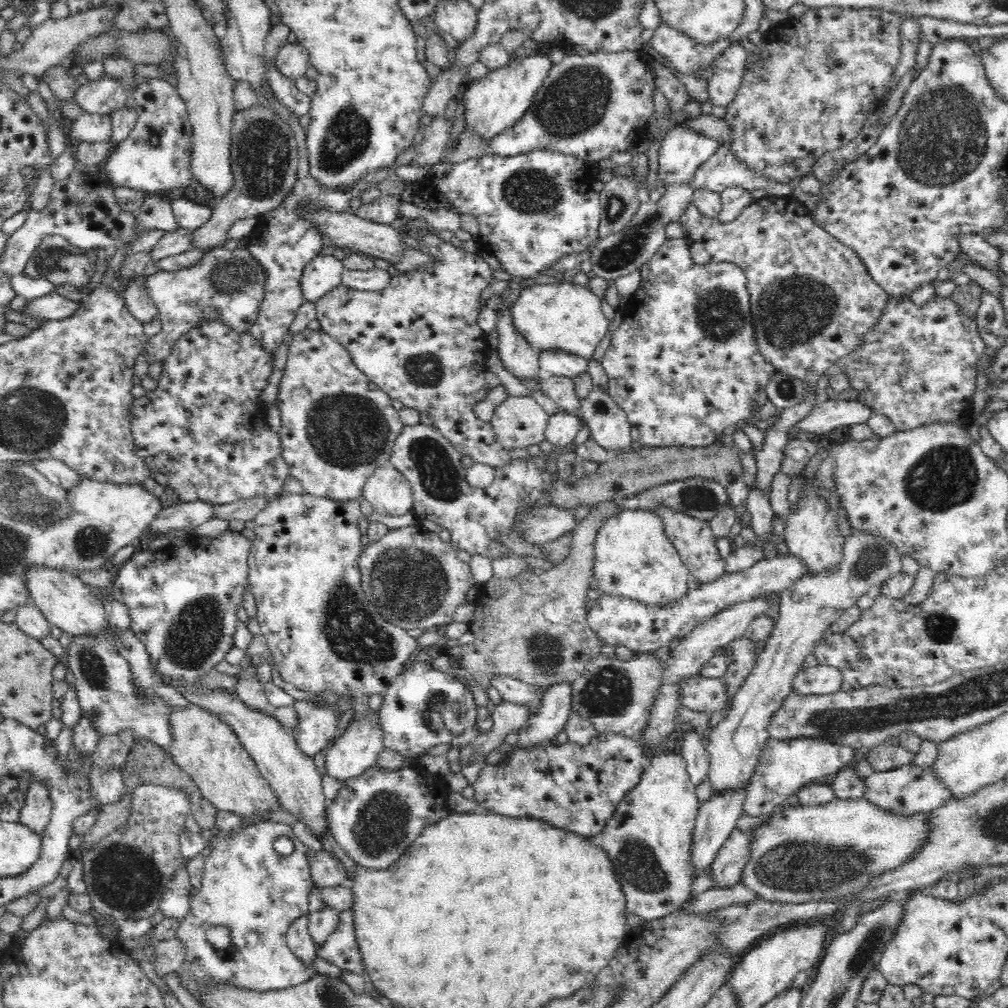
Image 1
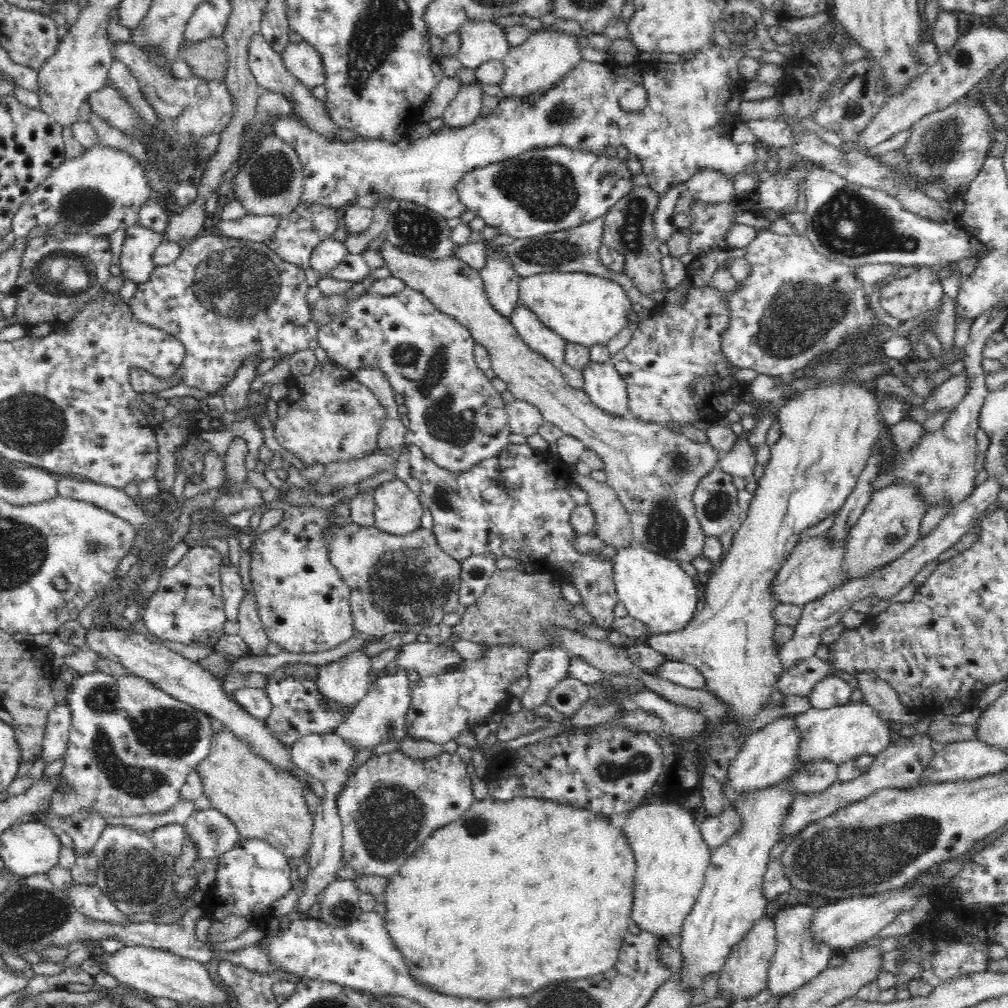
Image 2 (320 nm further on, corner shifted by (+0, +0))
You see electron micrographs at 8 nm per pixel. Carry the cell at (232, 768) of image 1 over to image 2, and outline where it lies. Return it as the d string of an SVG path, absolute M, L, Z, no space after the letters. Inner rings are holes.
M224 730L222 732L213 732L211 738L211 745L208 754L196 765L195 771L200 775L200 780L203 784L204 795L207 795L210 801L211 808L220 811L225 814L238 829L239 837L244 839L256 838L258 840L266 840L274 848L279 848L290 860L299 860L305 854L308 854L309 846L311 845L311 834L313 829L313 815L310 813L306 800L304 799L304 792L302 786L297 777L288 776L285 772L274 768L271 764L268 764L261 756L256 756L249 748L248 745L236 738L232 732Z

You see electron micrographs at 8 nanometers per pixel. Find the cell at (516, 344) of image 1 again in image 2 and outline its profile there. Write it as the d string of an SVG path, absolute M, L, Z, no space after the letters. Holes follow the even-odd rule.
M490 243L485 252L485 266L479 272L494 310L510 321L518 306L521 277L511 269L499 248L500 245Z

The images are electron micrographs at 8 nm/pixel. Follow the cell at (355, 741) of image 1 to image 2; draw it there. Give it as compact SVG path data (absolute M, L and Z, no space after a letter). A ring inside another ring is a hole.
M399 667L396 674L377 677L372 682L368 694L349 715L335 728L335 733L344 739L357 753L384 744L384 742L400 742L407 734L404 721L410 705L409 681L406 669Z

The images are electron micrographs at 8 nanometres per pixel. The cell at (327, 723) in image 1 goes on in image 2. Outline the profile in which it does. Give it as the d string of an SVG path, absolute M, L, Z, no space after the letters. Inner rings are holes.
M361 648L323 665L316 687L329 712L352 712L368 694L370 657Z

